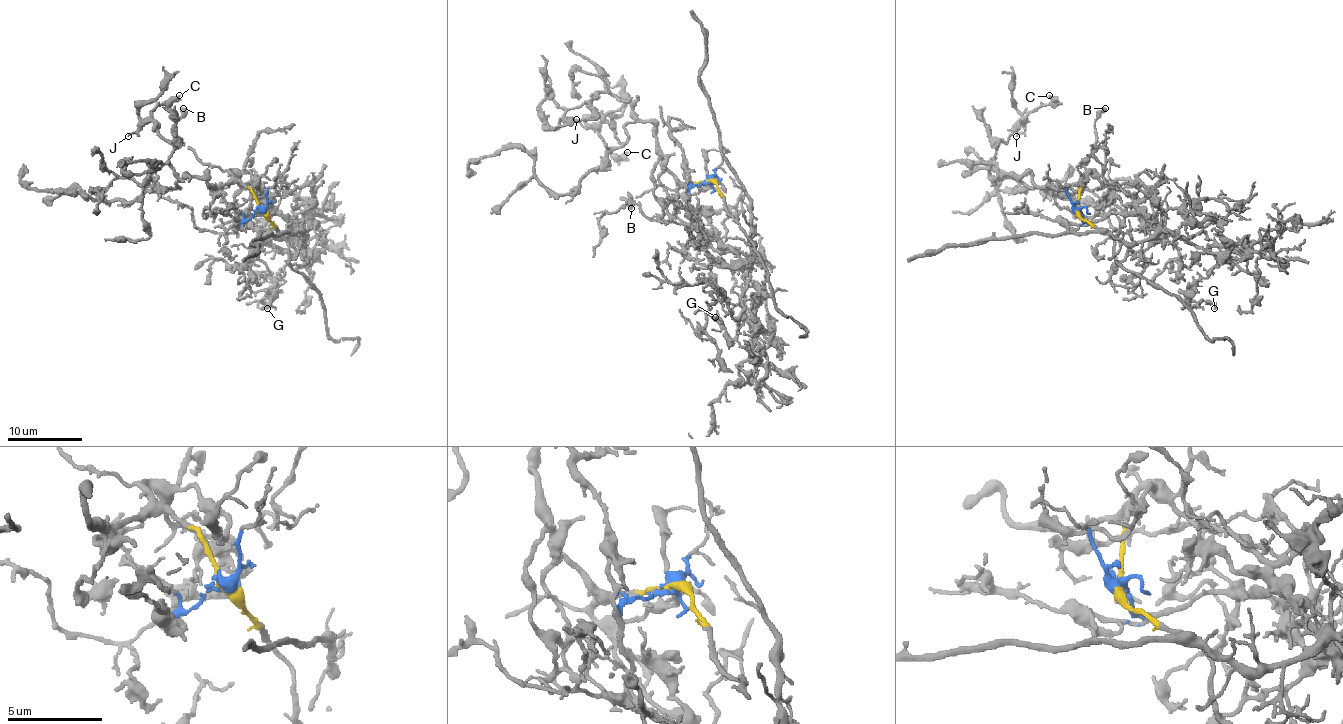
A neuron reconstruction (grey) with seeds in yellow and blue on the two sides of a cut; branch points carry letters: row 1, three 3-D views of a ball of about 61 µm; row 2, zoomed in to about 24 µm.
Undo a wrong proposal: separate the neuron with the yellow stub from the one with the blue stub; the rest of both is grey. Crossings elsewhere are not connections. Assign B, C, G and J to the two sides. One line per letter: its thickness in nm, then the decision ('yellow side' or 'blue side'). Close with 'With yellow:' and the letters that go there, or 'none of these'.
B: 480 nm thick; yellow side
C: 360 nm thick; yellow side
G: 180 nm thick; blue side
J: 130 nm thick; yellow side
With yellow: B, C, J

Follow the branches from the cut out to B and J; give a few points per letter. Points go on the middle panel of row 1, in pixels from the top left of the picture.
B: (708, 180), (682, 182), (675, 190), (656, 184), (635, 197), (620, 197), (624, 197), (631, 208)
J: (708, 180), (680, 182), (663, 165), (654, 128), (628, 102), (616, 98), (618, 109), (585, 128), (575, 118)

